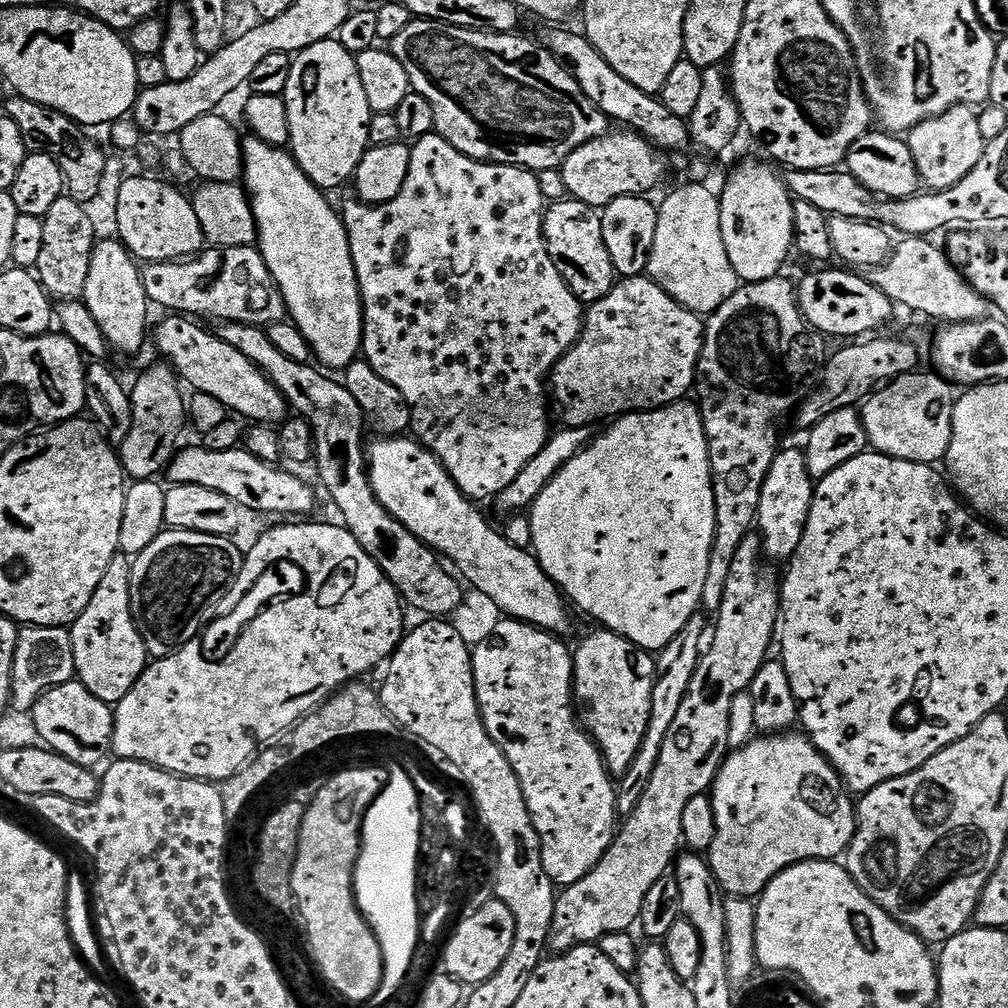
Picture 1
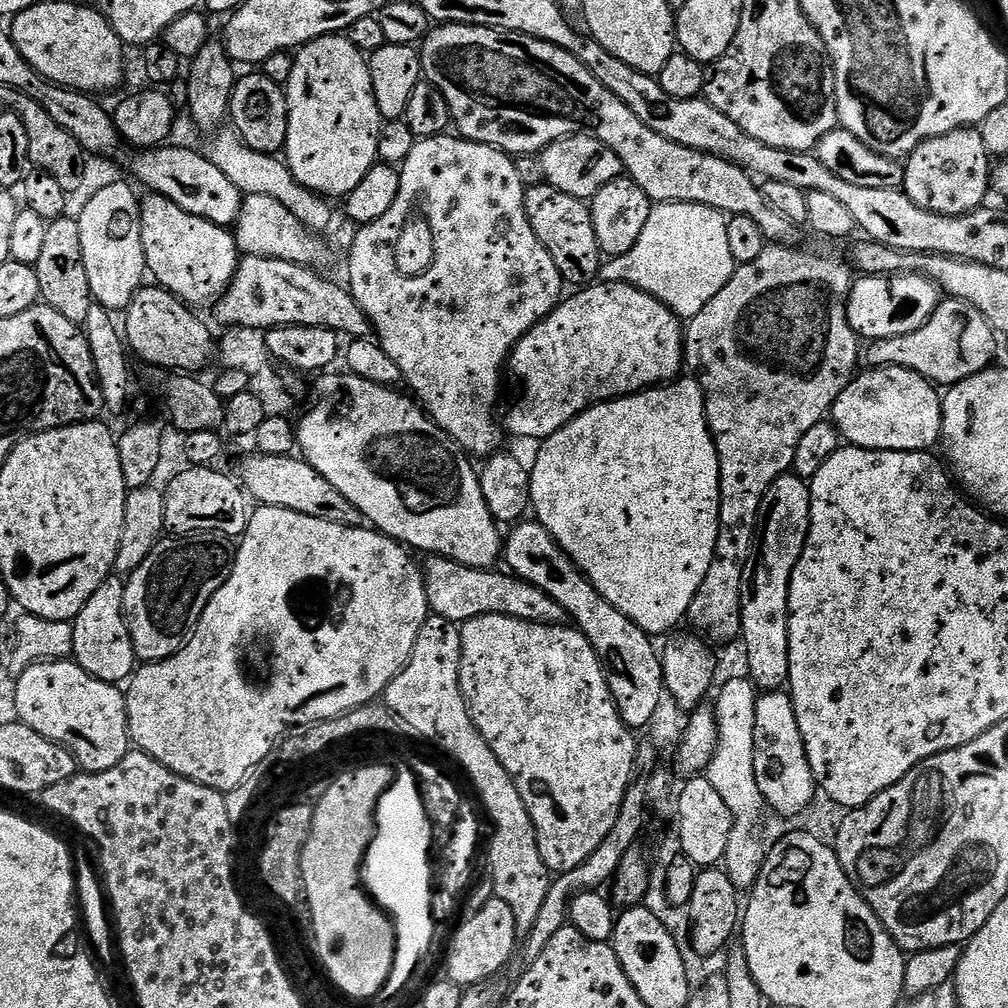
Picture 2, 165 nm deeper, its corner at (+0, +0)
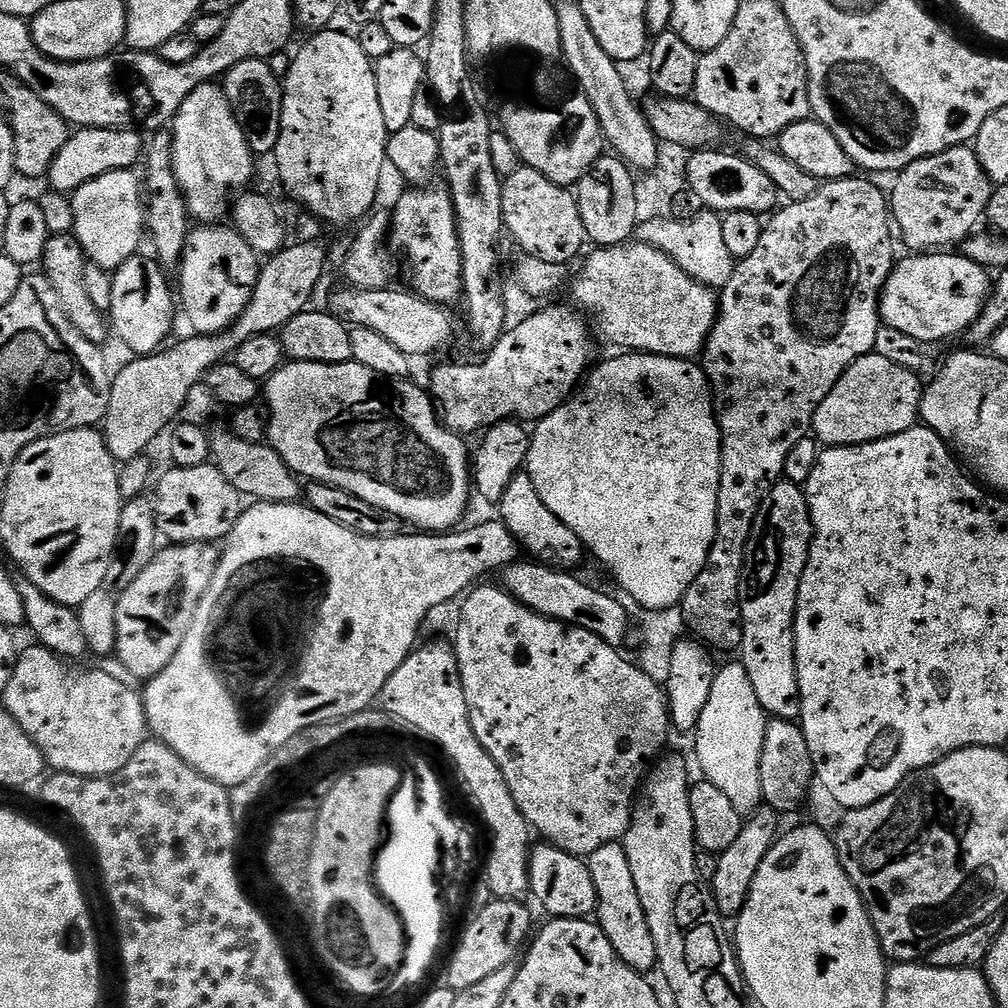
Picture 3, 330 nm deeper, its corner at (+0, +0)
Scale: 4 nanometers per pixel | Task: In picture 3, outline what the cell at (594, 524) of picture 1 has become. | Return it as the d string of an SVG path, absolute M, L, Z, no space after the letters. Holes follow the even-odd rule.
M629 351L627 354L616 354L613 360L605 364L597 363L589 371L582 387L569 396L568 401L558 410L554 410L544 420L535 425L528 445L526 471L538 490L538 498L584 544L585 549L616 579L616 584L641 609L650 611L663 608L675 608L684 599L690 582L702 574L710 546L716 537L716 519L718 518L718 490L720 489L720 427L716 424L716 409L710 395L708 377L703 367L695 359L679 360L673 356L649 356L646 352Z

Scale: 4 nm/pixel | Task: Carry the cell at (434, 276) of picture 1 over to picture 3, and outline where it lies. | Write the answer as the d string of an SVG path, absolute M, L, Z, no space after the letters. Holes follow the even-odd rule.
M412 186L400 196L396 208L391 209L390 244L404 252L408 272L412 275L411 291L431 304L452 306L464 295L462 282L462 254L456 229L454 202L447 187Z

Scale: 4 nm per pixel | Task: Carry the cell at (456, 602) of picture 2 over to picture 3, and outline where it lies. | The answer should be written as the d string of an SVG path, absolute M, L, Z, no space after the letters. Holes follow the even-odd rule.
M531 558L508 565L503 569L503 576L504 591L530 611L569 624L572 628L590 630L590 634L602 638L602 642L612 644L615 648L625 647L624 643L628 640L628 612L610 593L591 588L586 581L579 580L571 571L548 568L544 564L537 564Z

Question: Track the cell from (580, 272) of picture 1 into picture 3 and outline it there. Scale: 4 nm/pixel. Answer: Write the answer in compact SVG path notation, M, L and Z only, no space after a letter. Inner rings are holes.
M521 166L503 177L502 214L505 233L509 237L512 235L513 242L525 256L571 265L572 259L585 251L588 235L586 226L582 226L582 214L575 195L565 185L550 182L550 178L538 174L538 170Z

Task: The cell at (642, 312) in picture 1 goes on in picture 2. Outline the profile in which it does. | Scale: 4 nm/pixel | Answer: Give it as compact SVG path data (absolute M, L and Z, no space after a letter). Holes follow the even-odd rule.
M603 282L573 292L576 293L572 297L561 299L547 318L535 324L508 356L506 372L509 377L512 375L516 387L516 404L510 405L508 413L502 416L502 428L507 435L509 432L524 440L543 442L595 404L667 384L677 379L685 367L681 317L674 315L658 298L629 284Z

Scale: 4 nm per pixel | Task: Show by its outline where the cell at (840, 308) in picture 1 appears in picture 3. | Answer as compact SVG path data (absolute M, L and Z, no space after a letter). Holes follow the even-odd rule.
M937 250L931 254L908 254L893 267L880 295L883 327L900 330L925 346L951 336L963 337L980 317L994 288L989 269L962 254ZM956 255L956 256L952 256Z

